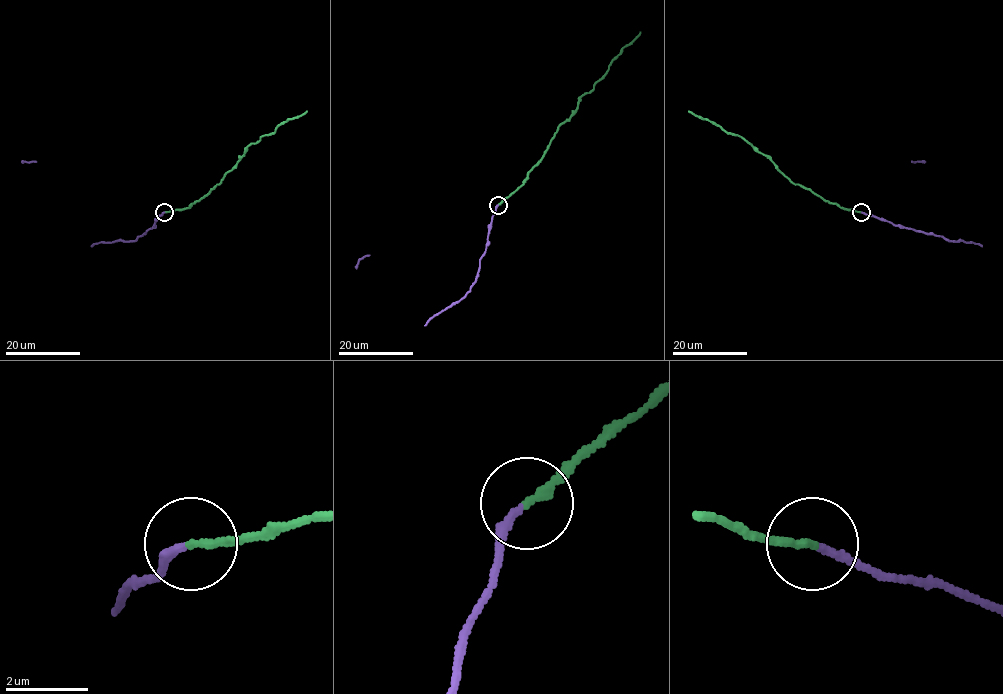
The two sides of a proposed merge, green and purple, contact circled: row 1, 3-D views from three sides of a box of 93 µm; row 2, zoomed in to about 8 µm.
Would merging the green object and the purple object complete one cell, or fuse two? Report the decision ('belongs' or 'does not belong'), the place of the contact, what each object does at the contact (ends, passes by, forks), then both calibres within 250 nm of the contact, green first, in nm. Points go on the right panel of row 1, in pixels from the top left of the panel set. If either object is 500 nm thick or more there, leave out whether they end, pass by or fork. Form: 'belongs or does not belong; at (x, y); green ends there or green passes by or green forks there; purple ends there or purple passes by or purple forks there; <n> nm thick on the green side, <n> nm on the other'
does not belong; at (861, 212); green ends there; purple ends there; 200 nm thick on the green side, 180 nm on the other

